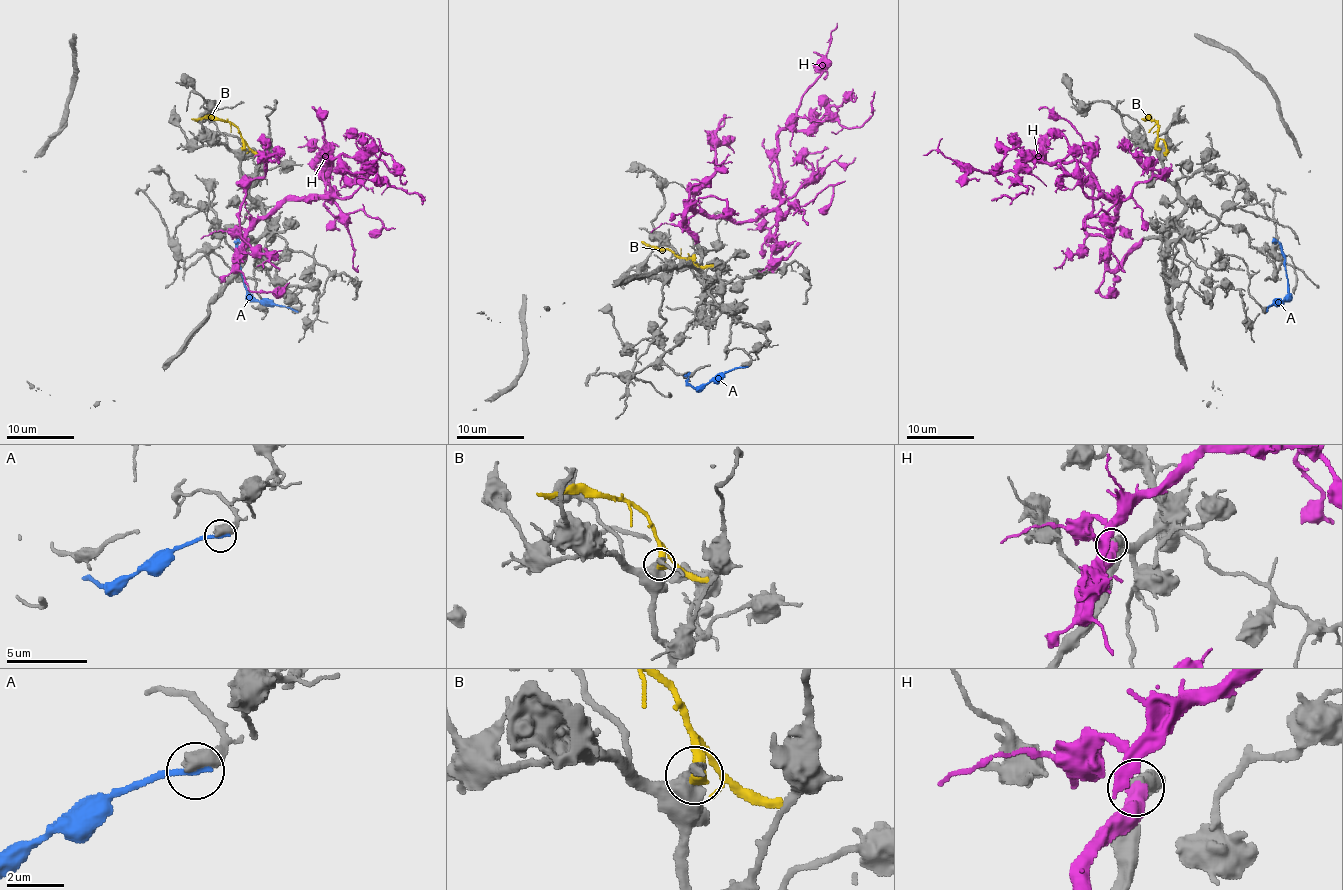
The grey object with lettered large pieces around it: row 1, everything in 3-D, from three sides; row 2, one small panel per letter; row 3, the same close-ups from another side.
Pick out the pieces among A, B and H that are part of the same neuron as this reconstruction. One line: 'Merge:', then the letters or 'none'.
Merge: H

